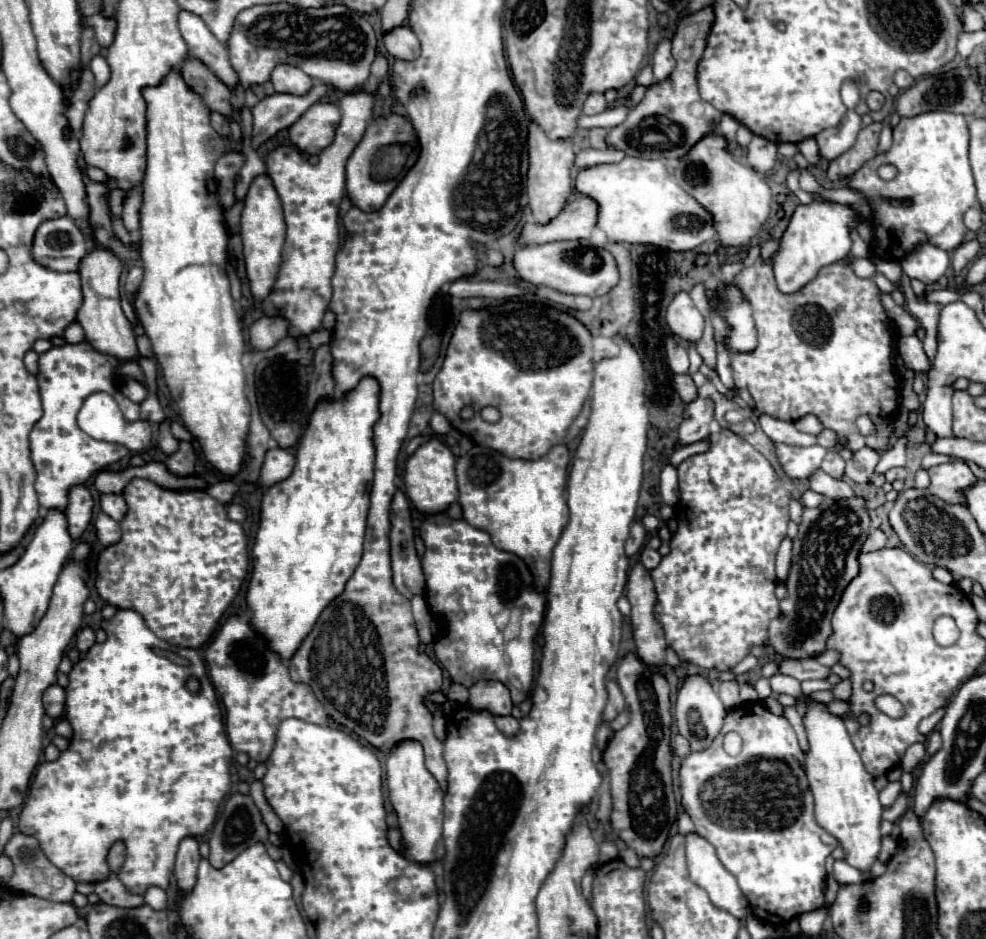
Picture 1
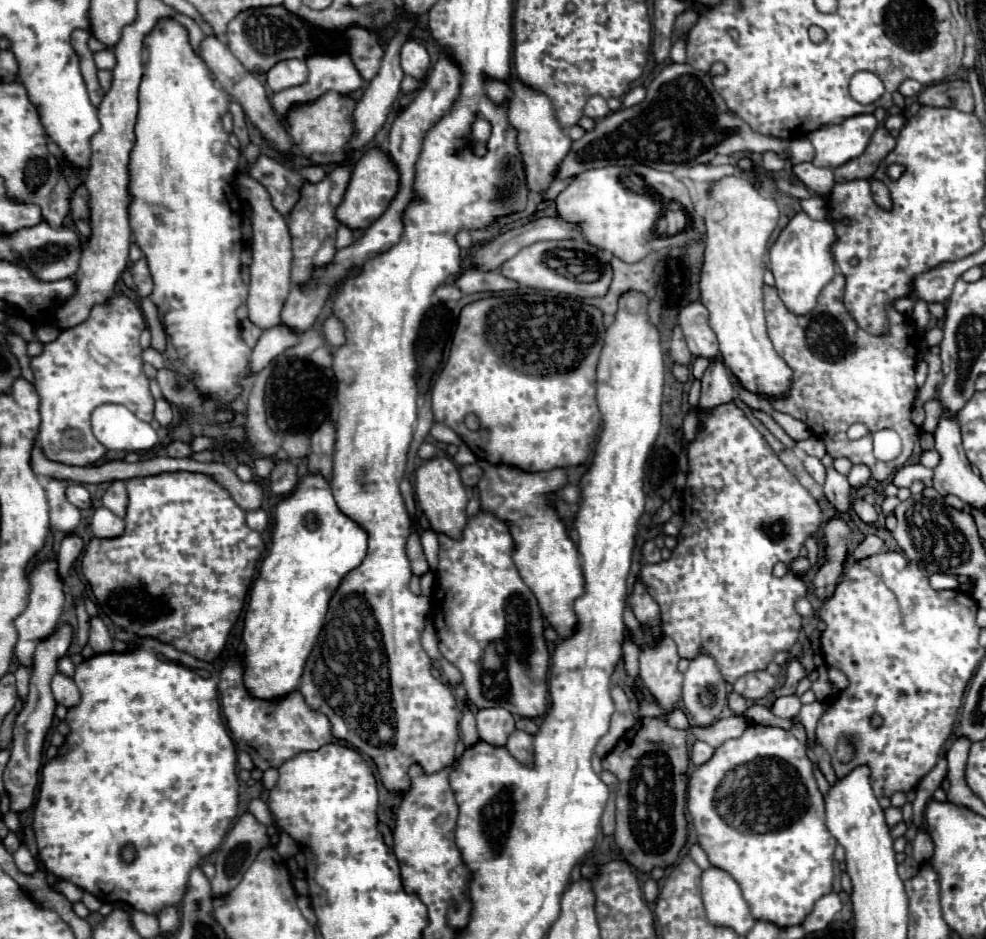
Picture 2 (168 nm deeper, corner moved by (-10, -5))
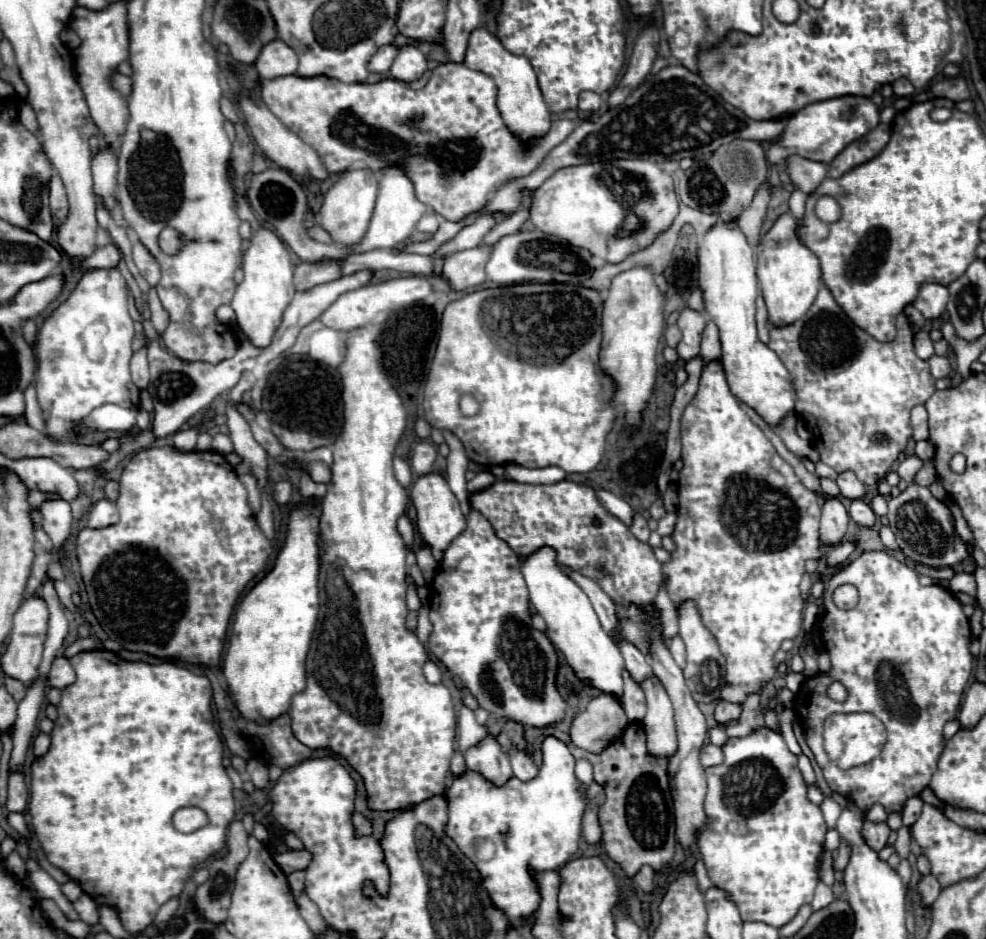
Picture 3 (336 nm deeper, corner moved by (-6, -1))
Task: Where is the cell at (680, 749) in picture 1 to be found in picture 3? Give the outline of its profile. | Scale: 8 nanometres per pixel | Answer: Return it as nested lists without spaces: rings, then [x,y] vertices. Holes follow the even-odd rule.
[[[708,743],[708,745],[702,747],[702,751],[700,751],[700,763],[702,763],[704,767],[720,765],[722,761],[724,761],[724,753],[722,753],[720,747],[716,747],[716,745],[712,745],[712,743]]]

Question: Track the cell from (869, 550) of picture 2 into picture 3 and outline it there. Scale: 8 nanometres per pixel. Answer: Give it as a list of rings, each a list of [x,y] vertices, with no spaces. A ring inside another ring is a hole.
[[[840,543],[840,545],[836,545],[836,547],[824,557],[824,561],[826,561],[828,567],[838,567],[840,563],[844,563],[844,561],[850,557],[852,551],[854,551],[854,545],[852,545],[852,543]]]

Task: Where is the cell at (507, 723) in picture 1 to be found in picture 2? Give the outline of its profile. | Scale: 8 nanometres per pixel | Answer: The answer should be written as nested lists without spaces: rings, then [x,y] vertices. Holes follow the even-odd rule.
[[[512,731],[508,741],[506,741],[506,749],[520,761],[530,765],[532,757],[534,757],[534,747],[532,747],[532,735],[526,731]]]

